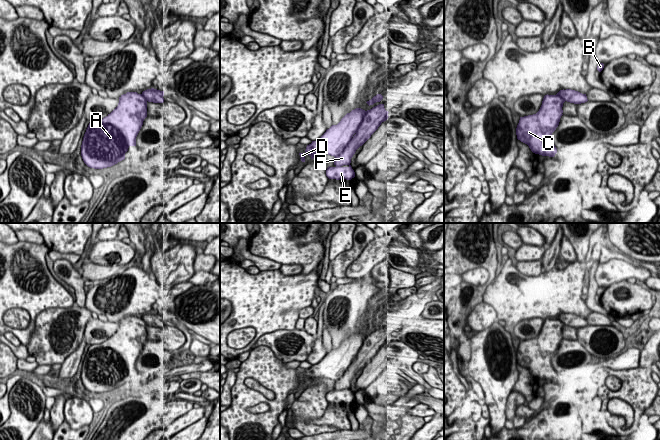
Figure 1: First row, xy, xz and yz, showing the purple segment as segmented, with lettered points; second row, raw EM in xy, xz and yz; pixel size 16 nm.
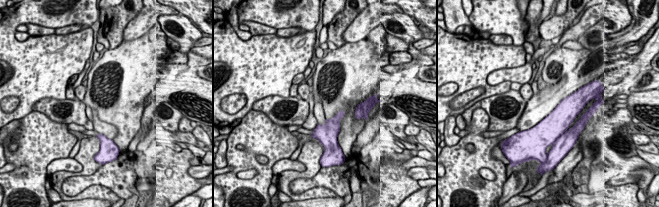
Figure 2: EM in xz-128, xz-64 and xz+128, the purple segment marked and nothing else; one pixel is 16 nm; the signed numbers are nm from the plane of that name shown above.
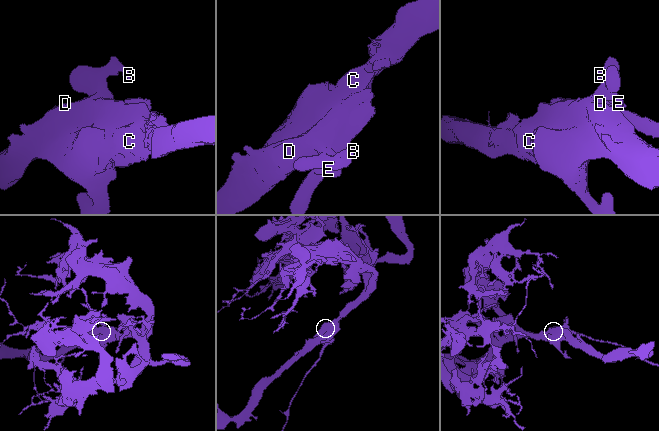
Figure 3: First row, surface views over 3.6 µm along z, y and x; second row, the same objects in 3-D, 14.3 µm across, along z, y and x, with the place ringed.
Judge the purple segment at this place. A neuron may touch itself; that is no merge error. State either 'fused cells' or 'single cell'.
fused cells

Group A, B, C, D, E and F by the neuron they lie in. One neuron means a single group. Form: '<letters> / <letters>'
A B C D E / F

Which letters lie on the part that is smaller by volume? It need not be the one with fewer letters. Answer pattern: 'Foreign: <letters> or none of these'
Foreign: F

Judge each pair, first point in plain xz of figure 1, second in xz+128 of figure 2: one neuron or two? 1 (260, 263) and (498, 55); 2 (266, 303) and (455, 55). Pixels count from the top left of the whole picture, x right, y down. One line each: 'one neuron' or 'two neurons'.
1: two neurons
2: one neuron

